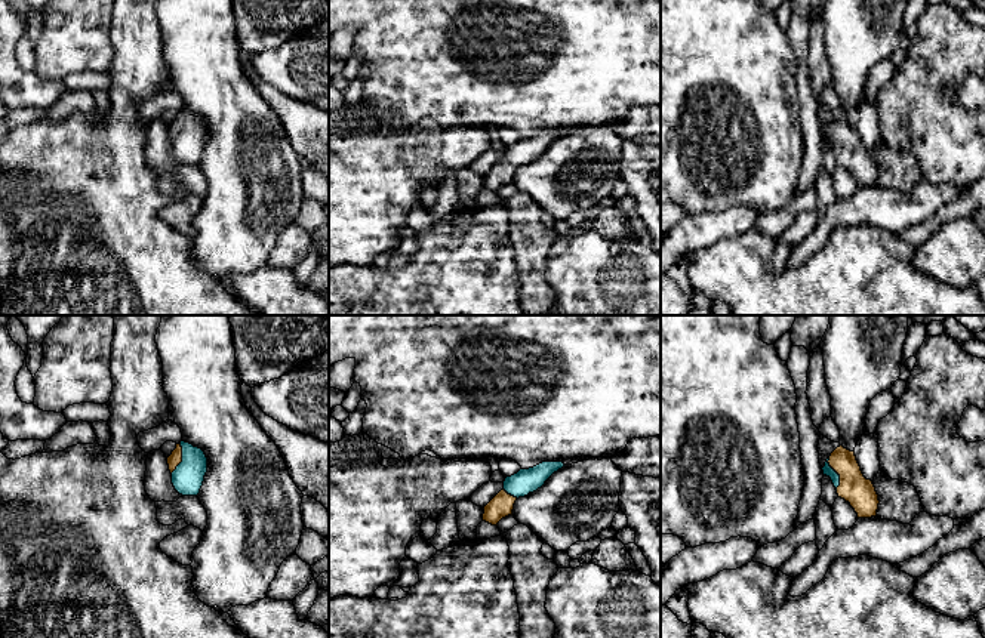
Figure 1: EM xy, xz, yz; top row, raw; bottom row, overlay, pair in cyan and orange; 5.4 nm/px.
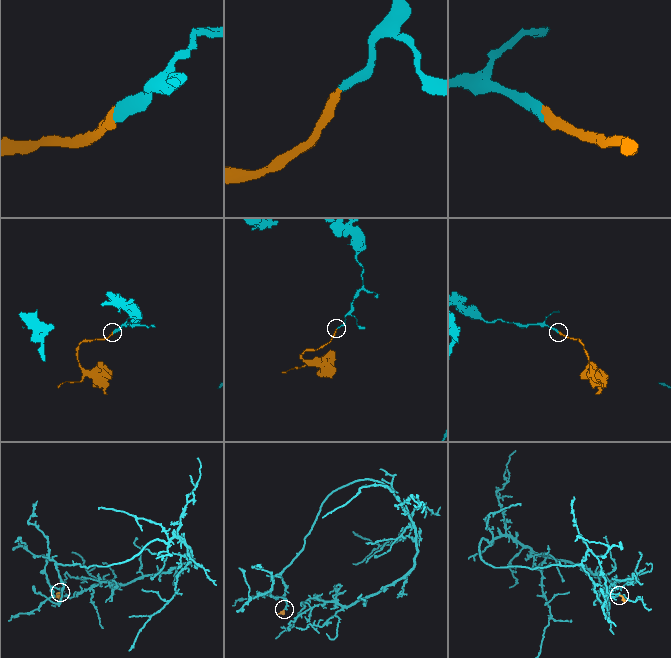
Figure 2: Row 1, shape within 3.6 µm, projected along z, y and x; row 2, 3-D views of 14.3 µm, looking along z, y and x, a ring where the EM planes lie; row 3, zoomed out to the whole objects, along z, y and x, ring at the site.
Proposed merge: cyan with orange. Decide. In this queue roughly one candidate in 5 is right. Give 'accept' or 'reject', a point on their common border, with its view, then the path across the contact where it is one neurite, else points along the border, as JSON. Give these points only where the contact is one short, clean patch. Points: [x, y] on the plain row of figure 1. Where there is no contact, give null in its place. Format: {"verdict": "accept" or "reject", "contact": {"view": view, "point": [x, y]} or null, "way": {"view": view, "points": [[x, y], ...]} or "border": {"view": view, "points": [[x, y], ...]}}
{"verdict": "accept", "contact": {"view": "yz", "point": [837, 142]}, "way": {"view": "yz", "points": [[828, 139], [837, 142], [855, 157]]}}

